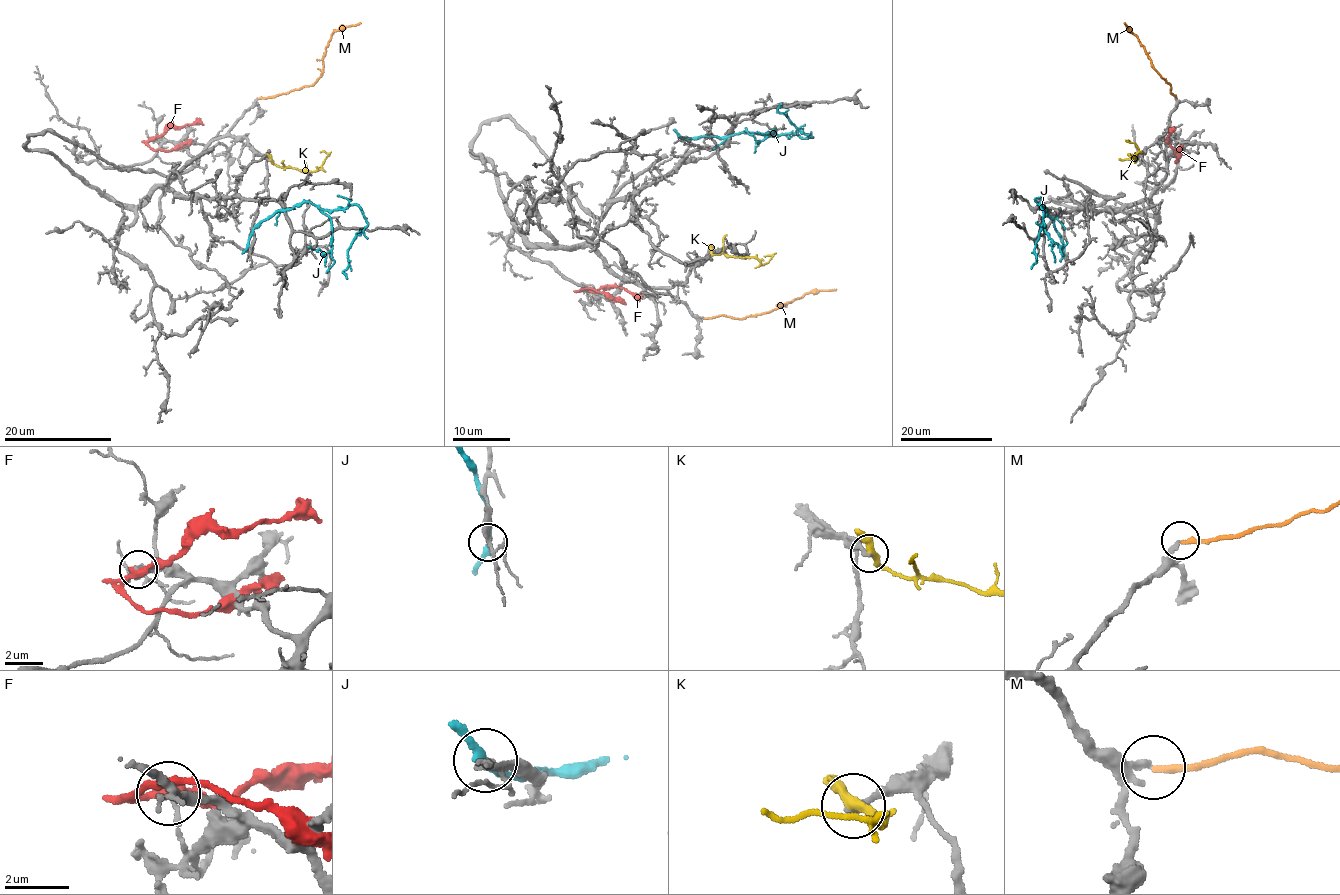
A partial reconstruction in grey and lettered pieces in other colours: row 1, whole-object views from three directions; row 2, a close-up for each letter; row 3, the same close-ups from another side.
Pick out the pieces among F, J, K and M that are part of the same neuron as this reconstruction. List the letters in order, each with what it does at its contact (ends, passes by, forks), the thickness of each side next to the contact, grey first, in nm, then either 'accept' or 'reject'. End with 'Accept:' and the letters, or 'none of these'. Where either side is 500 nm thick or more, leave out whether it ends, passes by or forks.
F: it passes by | 120/300 nm | reject
J: it passes by | 170/280 nm | reject
K: it passes by | 220/360 nm | reject
M: it ends | 200/240 nm | reject
Accept: none of these

